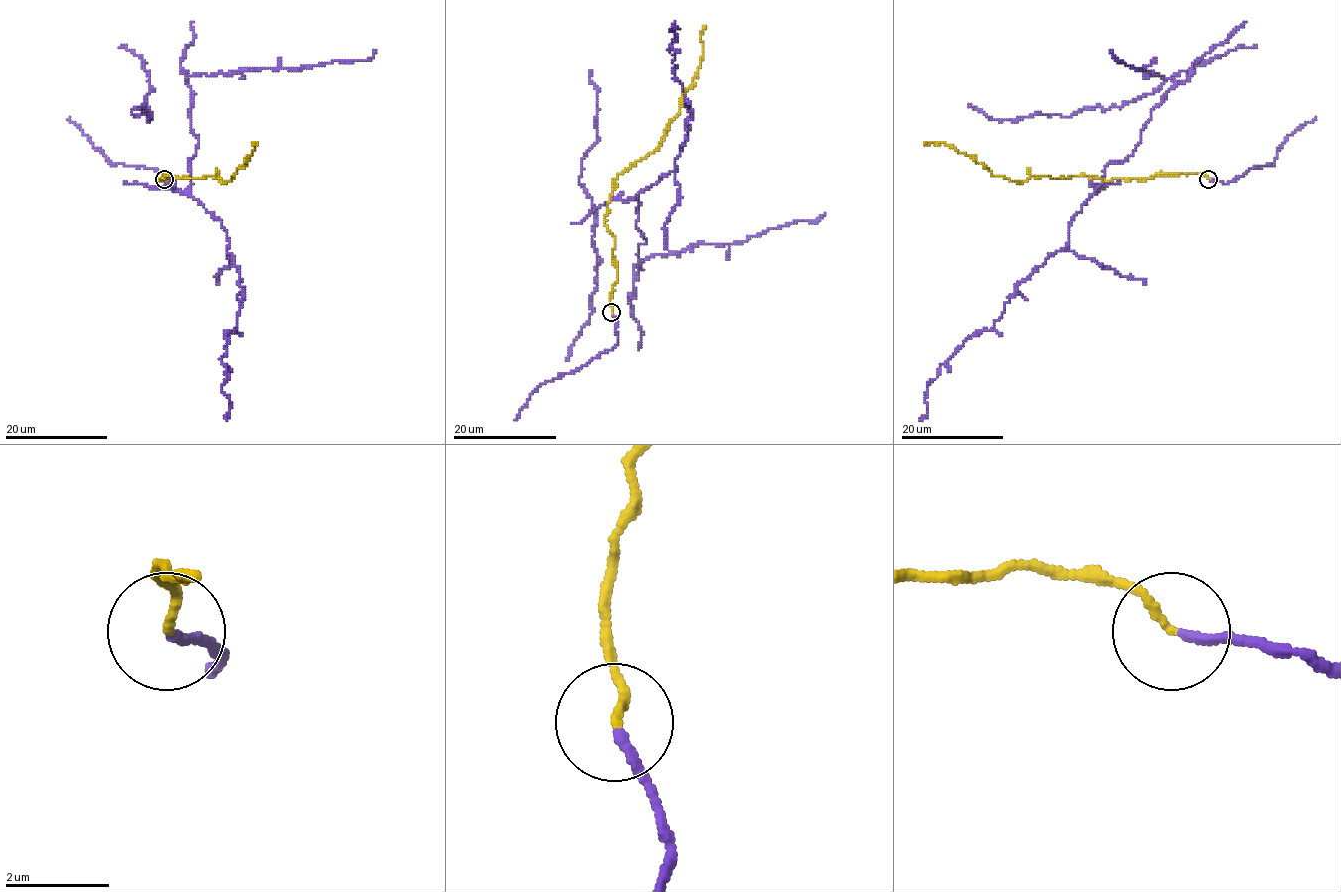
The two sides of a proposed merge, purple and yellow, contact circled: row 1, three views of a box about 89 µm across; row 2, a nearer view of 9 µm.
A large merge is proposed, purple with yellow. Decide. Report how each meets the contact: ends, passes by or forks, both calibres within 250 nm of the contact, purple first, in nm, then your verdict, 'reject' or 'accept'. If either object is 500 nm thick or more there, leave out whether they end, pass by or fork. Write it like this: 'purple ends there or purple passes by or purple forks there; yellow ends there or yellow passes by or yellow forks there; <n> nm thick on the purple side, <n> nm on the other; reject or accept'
purple ends there; yellow ends there; 170 nm thick on the purple side, 140 nm on the other; accept

